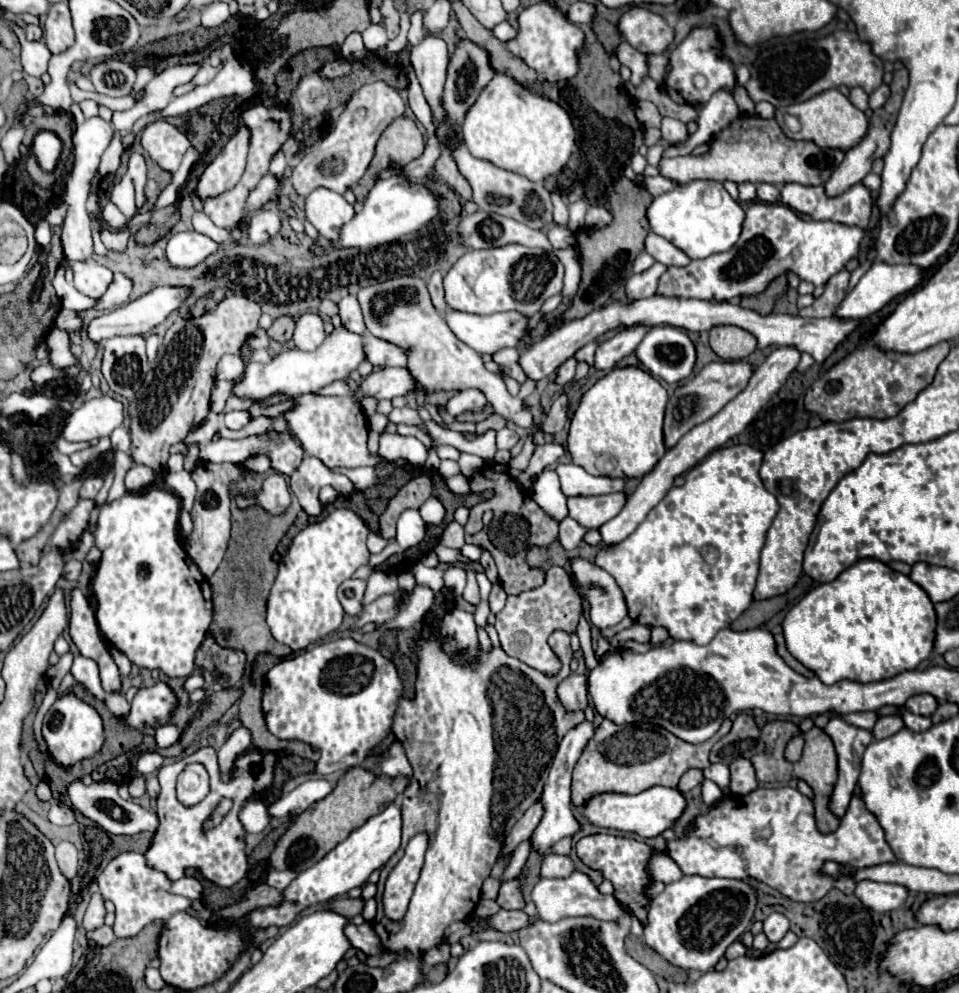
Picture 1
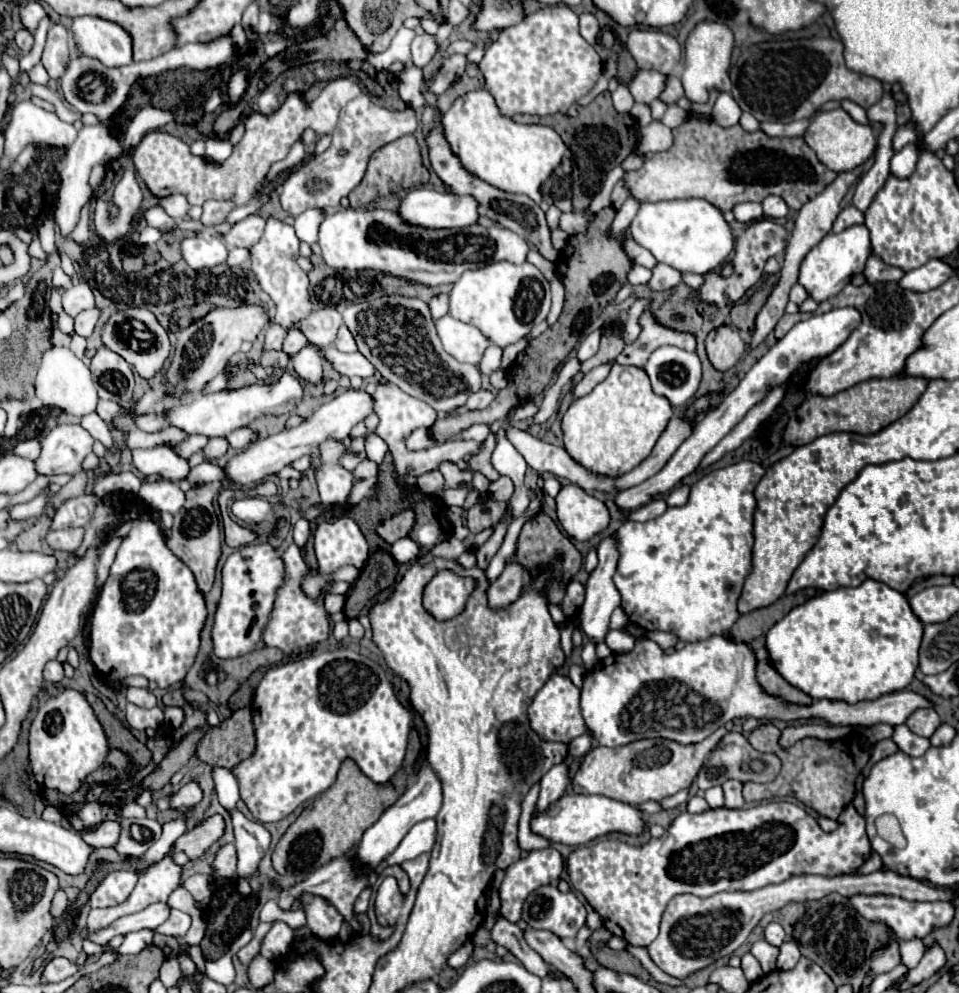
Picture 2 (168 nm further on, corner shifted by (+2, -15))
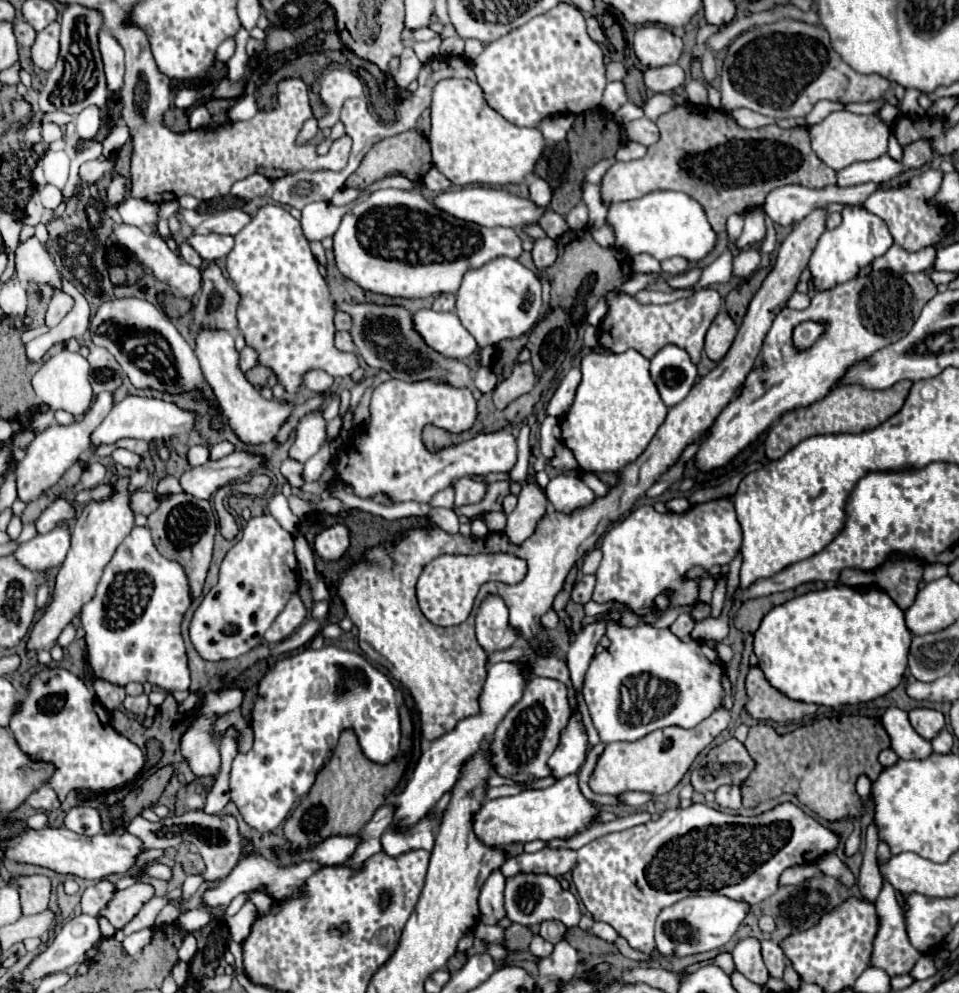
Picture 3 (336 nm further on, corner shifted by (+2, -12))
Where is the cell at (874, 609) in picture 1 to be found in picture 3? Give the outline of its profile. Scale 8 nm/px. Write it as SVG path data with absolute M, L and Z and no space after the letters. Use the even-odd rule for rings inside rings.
M835 584L817 592L809 592L805 596L797 596L785 604L779 604L775 608L771 608L763 620L761 626L755 630L753 634L753 652L759 658L759 668L763 672L763 676L767 678L767 682L779 690L783 696L791 698L791 700L799 700L799 702L813 702L813 704L821 704L821 706L841 706L841 704L859 704L859 702L869 702L875 700L883 694L887 694L889 690L893 690L895 686L899 686L903 672L907 668L907 652L909 652L909 644L911 644L911 632L909 628L905 628L905 614L893 604L893 600L889 600L889 596L885 596L885 592L881 592L879 588L865 588L865 586L845 586L845 584Z

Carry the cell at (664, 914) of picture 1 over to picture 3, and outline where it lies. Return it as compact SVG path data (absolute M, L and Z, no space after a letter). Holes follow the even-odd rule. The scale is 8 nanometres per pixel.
M689 896L661 910L655 922L655 944L665 956L689 956L721 948L737 932L739 924L747 916L747 904L729 900L725 896Z

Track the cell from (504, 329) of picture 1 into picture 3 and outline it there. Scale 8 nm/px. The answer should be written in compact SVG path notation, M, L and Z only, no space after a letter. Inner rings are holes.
M419 310L413 314L413 330L443 356L465 360L477 352L477 342L453 312Z

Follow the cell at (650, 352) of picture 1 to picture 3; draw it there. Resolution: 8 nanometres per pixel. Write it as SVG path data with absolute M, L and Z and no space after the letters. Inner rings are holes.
M665 346L651 360L651 378L663 402L671 408L689 394L697 380L697 366L689 360L685 350L677 346Z

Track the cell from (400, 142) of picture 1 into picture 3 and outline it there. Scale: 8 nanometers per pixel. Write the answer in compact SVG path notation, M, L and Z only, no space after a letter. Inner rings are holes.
M407 130L407 132L397 134L397 136L379 140L379 142L365 154L363 162L359 164L359 168L347 178L345 186L363 190L363 188L367 188L369 184L373 184L375 180L385 178L385 176L393 176L393 174L407 176L409 180L423 180L423 176L429 172L431 166L433 166L433 164L431 164L431 148L429 148L427 138L425 138L423 134L419 134L417 130Z

